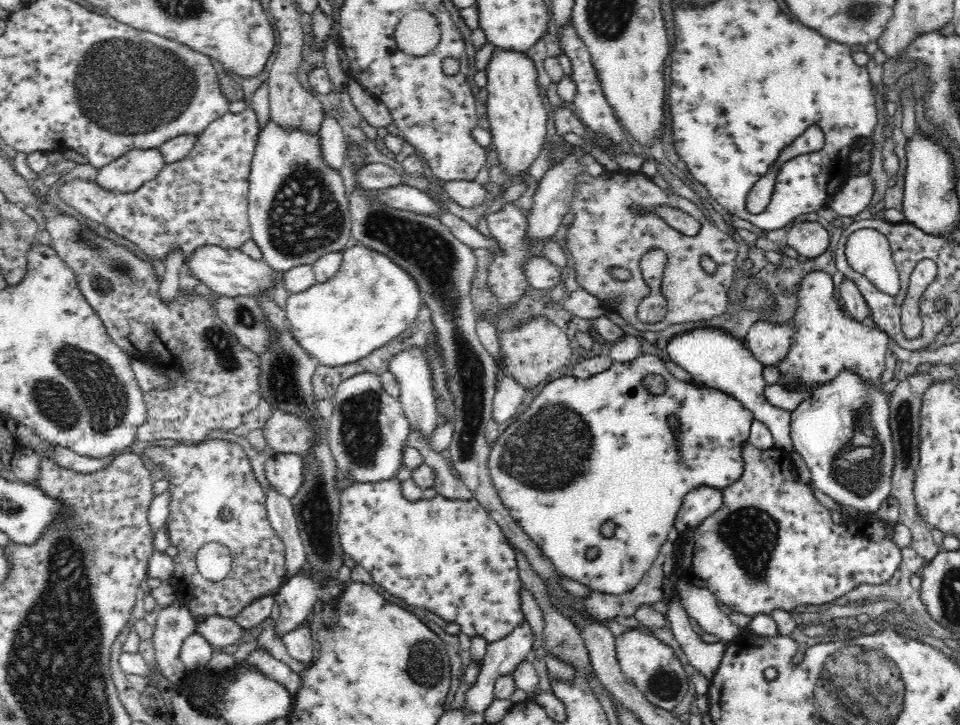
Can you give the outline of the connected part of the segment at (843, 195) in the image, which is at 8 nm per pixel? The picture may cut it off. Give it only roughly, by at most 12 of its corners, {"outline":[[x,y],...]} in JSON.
{"outline":[[870,175],[850,177],[832,198],[840,216],[868,207],[875,186]]}

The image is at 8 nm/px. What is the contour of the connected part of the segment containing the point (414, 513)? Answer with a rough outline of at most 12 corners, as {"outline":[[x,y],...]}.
{"outline":[[340,494],[343,552],[489,644],[525,615],[516,553],[474,498]]}

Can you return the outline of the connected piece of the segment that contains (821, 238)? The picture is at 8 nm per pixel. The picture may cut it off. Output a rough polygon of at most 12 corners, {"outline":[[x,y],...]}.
{"outline":[[816,221],[793,225],[787,245],[802,256],[826,252],[830,234]]}

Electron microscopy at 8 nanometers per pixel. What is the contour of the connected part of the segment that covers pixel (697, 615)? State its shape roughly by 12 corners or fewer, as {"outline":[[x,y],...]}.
{"outline":[[678,584],[684,608],[728,644],[739,634],[711,590]]}

